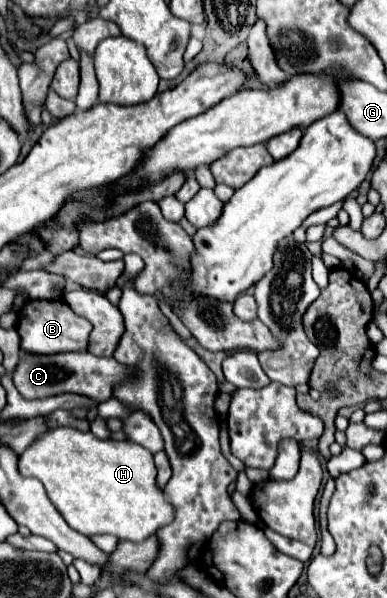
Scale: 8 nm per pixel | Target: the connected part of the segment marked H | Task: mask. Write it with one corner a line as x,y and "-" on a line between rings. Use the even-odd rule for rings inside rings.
56,427
54,431
46,431
44,435
40,435
18,457
18,471
24,477
36,477
38,481
42,481
48,499
60,511
66,523
88,537
110,533
118,539
144,541
154,535
156,529
174,519
174,509
164,501
162,489
156,487
156,467
152,453
132,441
98,439
90,431
84,433
70,427

